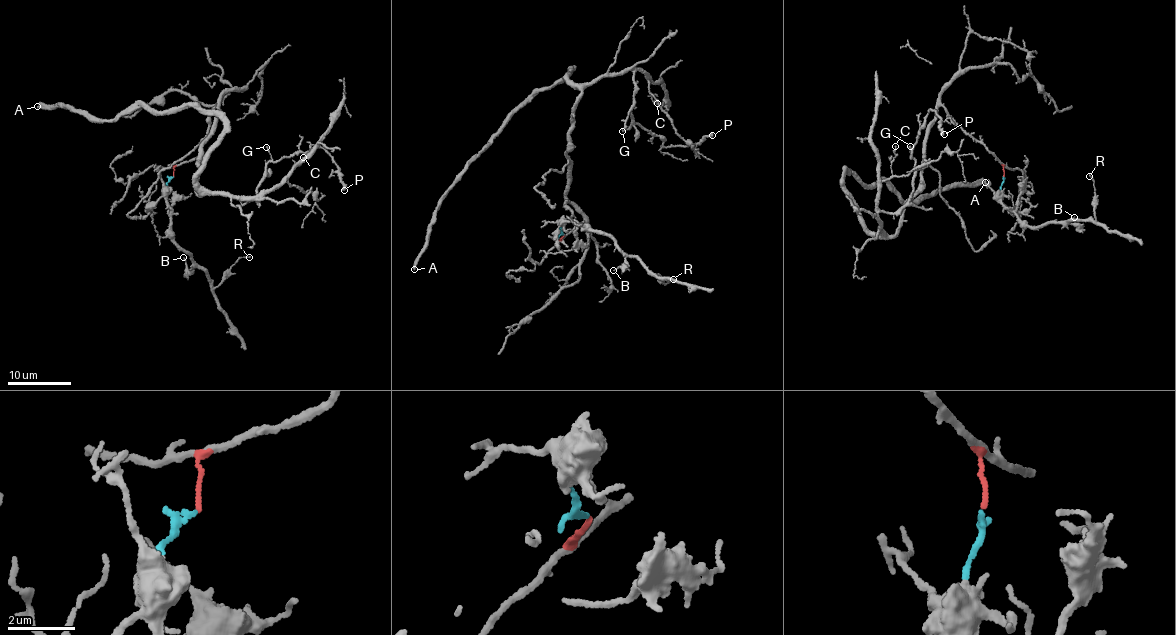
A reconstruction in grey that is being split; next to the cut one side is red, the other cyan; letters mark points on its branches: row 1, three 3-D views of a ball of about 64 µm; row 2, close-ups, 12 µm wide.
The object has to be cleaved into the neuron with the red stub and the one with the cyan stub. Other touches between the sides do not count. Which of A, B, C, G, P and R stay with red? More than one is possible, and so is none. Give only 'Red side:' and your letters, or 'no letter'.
Red side: A, C, G, P

